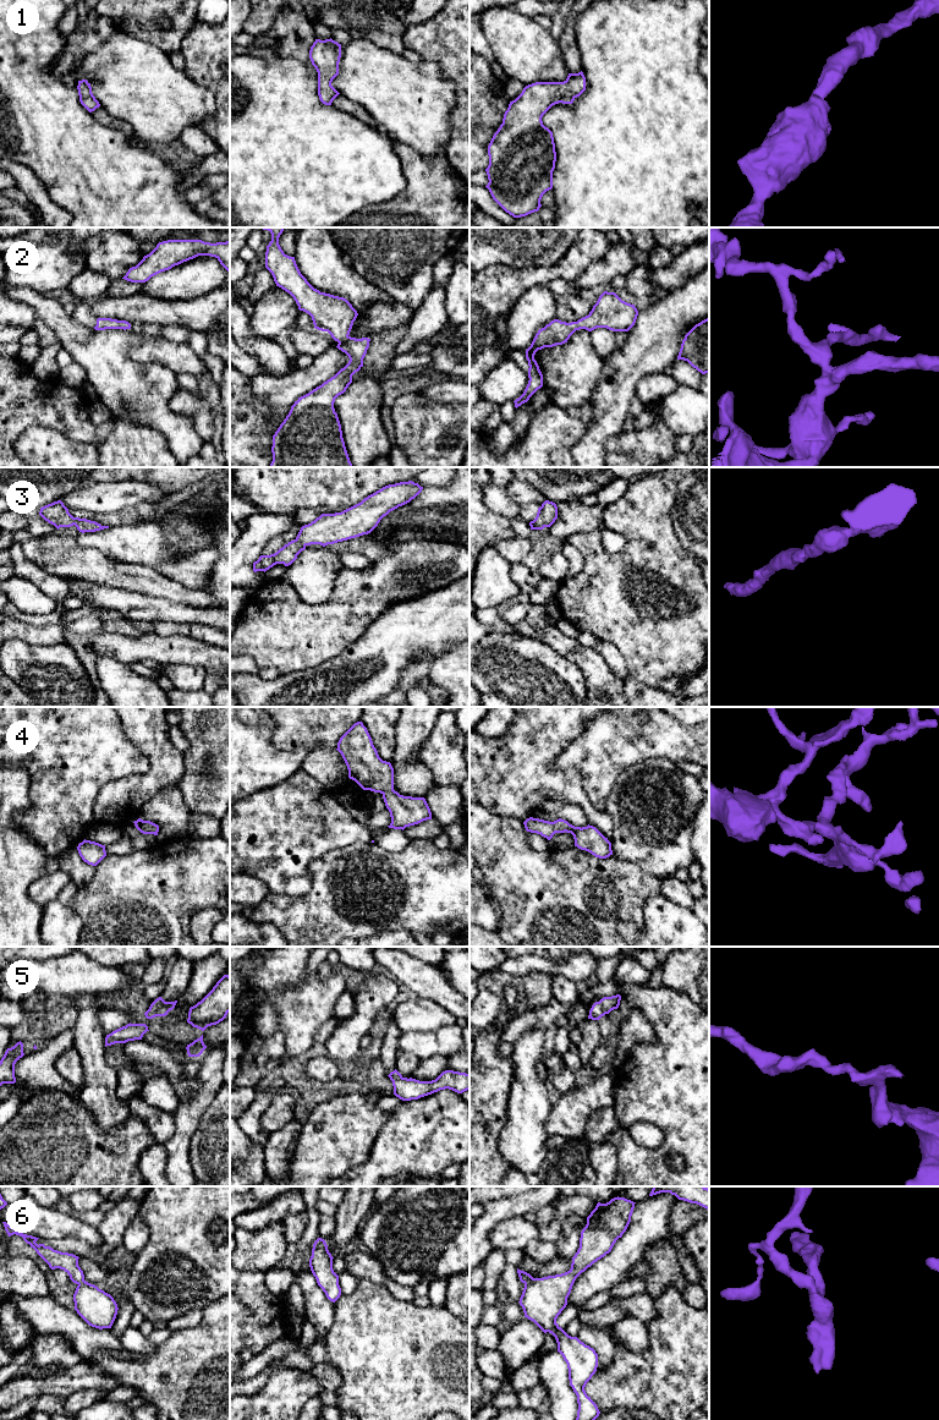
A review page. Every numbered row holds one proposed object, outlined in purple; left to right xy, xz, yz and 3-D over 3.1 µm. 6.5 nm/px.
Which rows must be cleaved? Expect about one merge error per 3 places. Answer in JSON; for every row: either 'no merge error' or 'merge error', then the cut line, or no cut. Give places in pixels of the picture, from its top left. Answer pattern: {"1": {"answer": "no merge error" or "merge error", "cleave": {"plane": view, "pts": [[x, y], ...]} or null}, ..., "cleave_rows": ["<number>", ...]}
{"1": {"answer": "no merge error", "cleave": null}, "2": {"answer": "no merge error", "cleave": null}, "3": {"answer": "no merge error", "cleave": null}, "4": {"answer": "no merge error", "cleave": null}, "5": {"answer": "no merge error", "cleave": null}, "6": {"answer": "no merge error", "cleave": null}, "cleave_rows": []}

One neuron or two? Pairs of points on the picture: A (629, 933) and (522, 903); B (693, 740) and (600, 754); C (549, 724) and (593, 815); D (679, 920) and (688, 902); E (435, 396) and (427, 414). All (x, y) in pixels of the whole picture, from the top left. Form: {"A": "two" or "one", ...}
{"A": "two", "B": "one", "C": "one", "D": "two", "E": "two"}

